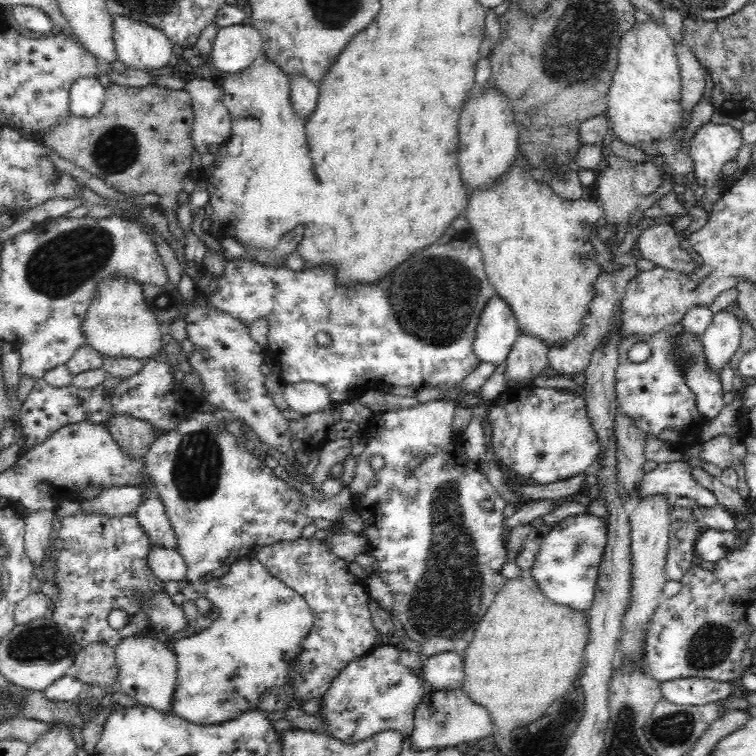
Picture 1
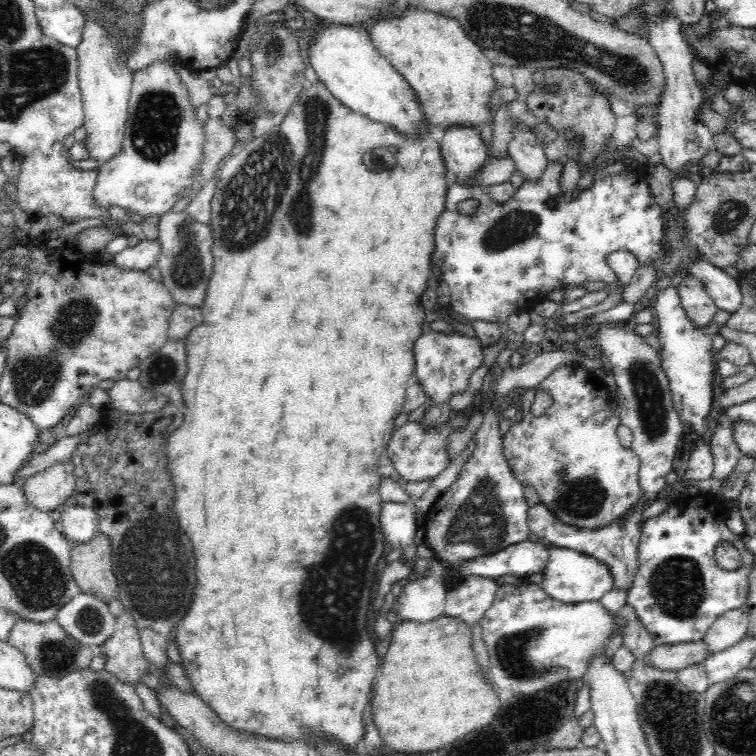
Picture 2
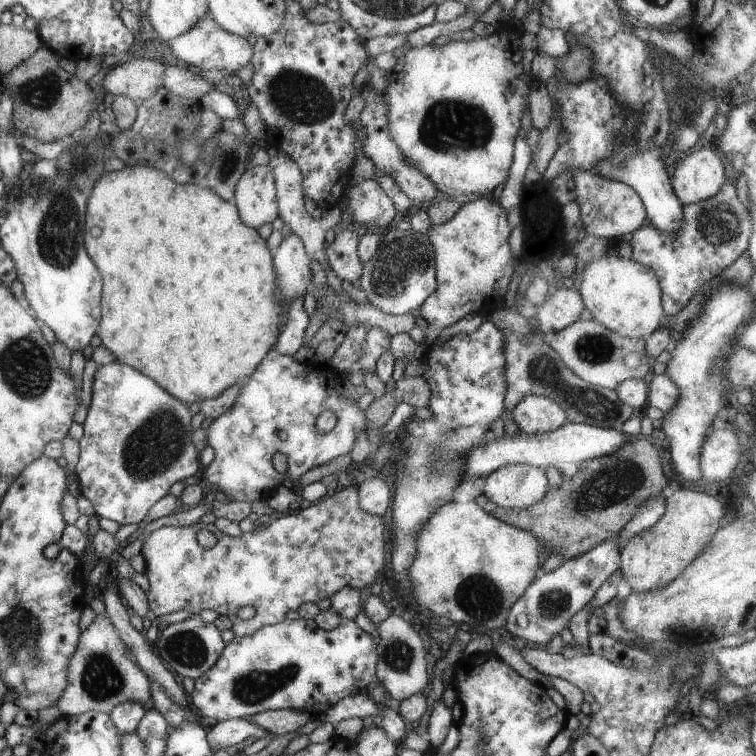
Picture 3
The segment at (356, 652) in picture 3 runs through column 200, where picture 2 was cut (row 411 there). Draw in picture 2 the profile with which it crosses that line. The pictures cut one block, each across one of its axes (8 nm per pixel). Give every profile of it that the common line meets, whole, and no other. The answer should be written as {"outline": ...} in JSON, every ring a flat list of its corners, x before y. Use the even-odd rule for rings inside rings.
{"outline":[[668,287,656,294,656,303,653,309,656,318,655,327,658,330,658,357,660,367,666,373,668,387,670,387,670,399,672,407,680,417,682,430,694,432,699,440,707,439,711,434,711,427,717,418,712,406,714,398,714,372,717,371,715,359,712,358,712,350,716,350,716,341,720,327,726,325,732,312,718,309,712,322,706,326,696,326,685,313,681,305,677,289]]}

